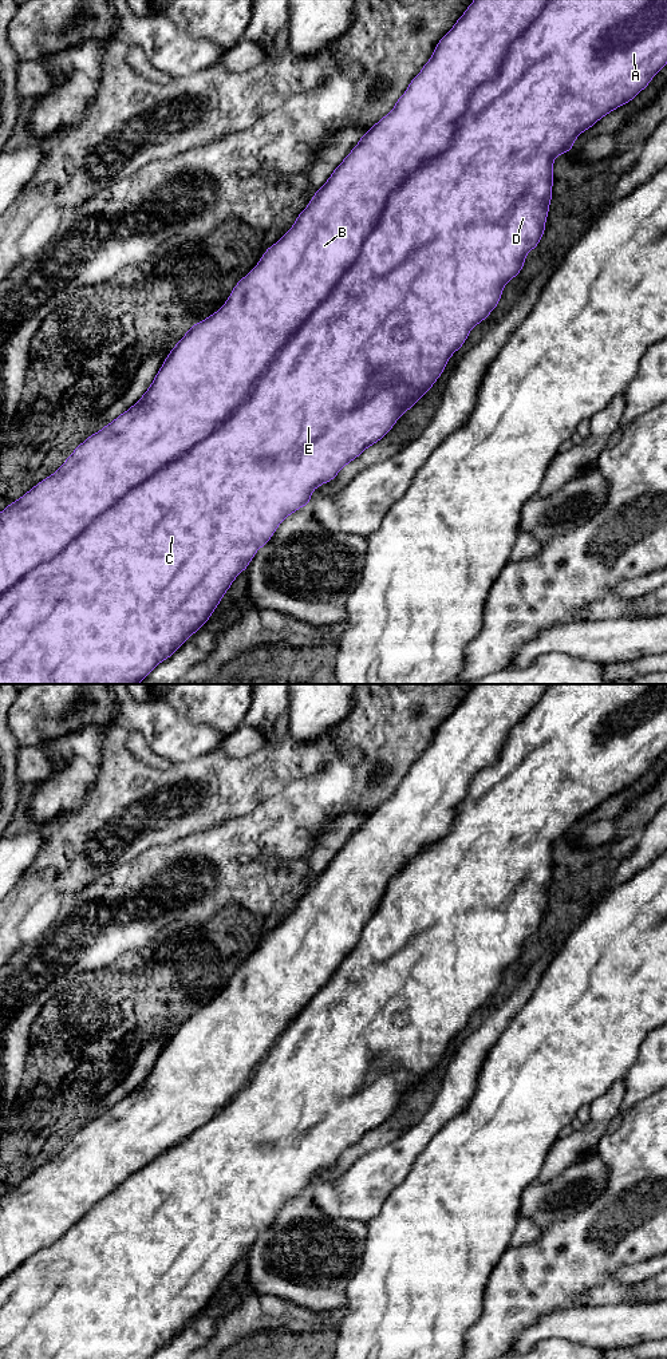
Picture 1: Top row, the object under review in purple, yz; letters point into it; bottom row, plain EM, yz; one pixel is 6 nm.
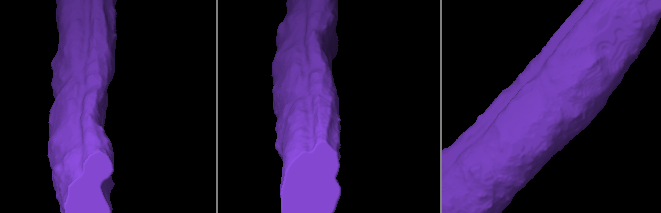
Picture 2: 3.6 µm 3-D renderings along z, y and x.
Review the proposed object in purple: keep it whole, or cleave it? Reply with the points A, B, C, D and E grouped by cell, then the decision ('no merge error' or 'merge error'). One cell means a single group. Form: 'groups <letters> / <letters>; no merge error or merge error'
groups A B C D E; no merge error

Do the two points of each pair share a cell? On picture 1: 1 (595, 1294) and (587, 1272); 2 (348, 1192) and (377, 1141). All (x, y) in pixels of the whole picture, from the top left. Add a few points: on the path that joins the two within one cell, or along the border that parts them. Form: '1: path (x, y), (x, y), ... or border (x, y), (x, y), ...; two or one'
1: border (611, 1277), (589, 1291), (585, 1304); two
2: border (399, 1136), (382, 1146), (363, 1153), (347, 1170); two

